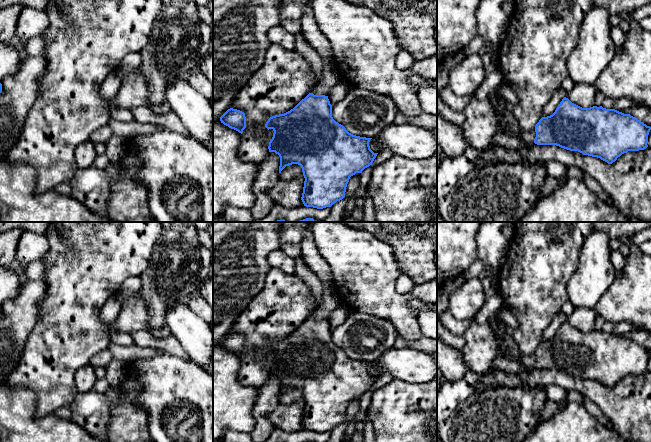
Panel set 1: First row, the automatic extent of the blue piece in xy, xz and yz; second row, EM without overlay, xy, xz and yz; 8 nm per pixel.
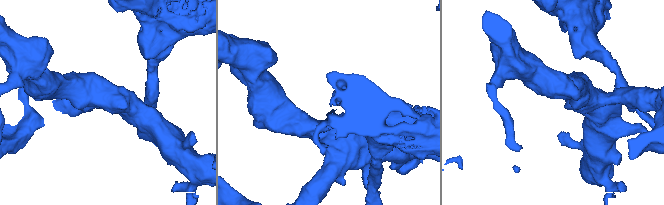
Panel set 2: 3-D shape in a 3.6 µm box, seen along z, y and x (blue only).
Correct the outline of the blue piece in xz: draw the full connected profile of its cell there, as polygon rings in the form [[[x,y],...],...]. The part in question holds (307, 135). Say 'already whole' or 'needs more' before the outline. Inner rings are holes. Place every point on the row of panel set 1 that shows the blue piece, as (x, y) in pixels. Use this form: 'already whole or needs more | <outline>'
needs more | [[[310,3],[305,6],[299,21],[304,39],[322,60],[322,78],[314,85],[312,92],[293,109],[270,117],[265,127],[274,131],[268,149],[280,157],[279,173],[286,166],[300,165],[305,178],[301,197],[304,206],[323,209],[331,207],[345,197],[350,177],[362,173],[365,168],[372,165],[378,153],[370,149],[369,142],[372,138],[353,135],[333,119],[328,95],[331,88],[343,80],[342,75],[335,62],[329,40],[318,28]]]

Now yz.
needs more | [[[497,90],[481,99],[472,97],[464,108],[465,122],[462,126],[463,135],[468,144],[475,149],[485,149],[496,145],[494,137],[497,134],[507,134],[517,137],[523,142],[537,145],[556,145],[561,148],[578,151],[583,155],[600,158],[612,164],[622,154],[628,151],[644,150],[648,147],[648,135],[651,130],[637,118],[624,114],[615,109],[606,109],[602,106],[582,108],[564,97],[555,112],[547,117],[542,117],[532,131],[522,131],[517,126],[517,120],[509,112],[502,112],[496,108],[502,95]]]

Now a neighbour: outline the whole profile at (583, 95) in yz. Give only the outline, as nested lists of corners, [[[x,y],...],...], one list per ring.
[[[578,83],[571,91],[567,92],[566,98],[582,108],[590,108],[595,106],[596,90],[595,85]]]

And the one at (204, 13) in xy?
[[[198,6],[198,15],[201,18],[201,20],[209,26],[213,22],[213,16],[209,7]]]

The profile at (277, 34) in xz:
[[[282,26],[271,27],[267,32],[271,44],[282,46],[287,50],[295,50],[295,35],[287,32]]]

